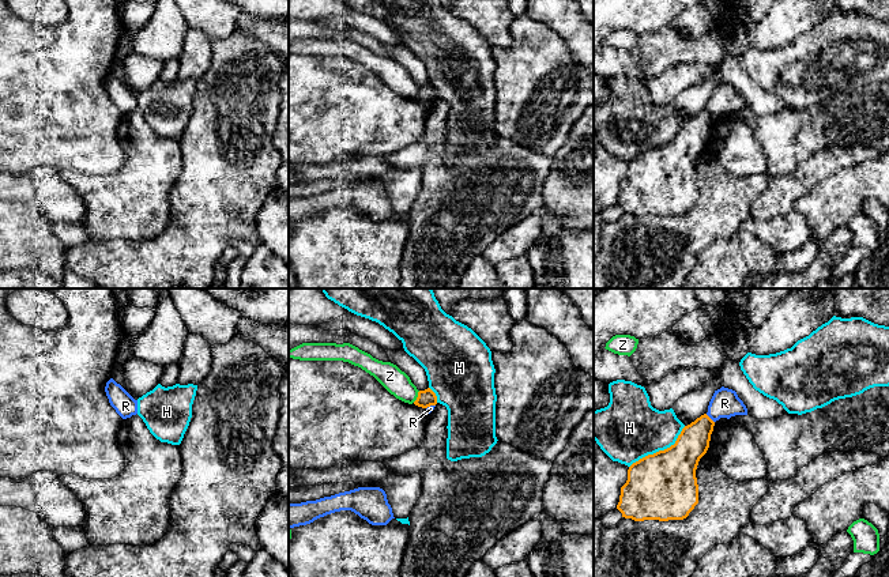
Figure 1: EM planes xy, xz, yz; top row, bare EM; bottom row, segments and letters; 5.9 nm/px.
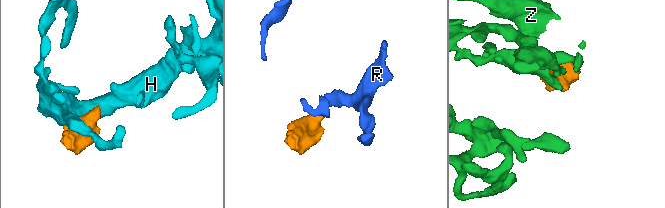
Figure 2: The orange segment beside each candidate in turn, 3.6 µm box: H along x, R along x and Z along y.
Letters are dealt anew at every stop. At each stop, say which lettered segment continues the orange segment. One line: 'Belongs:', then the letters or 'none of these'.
Belongs: none of these

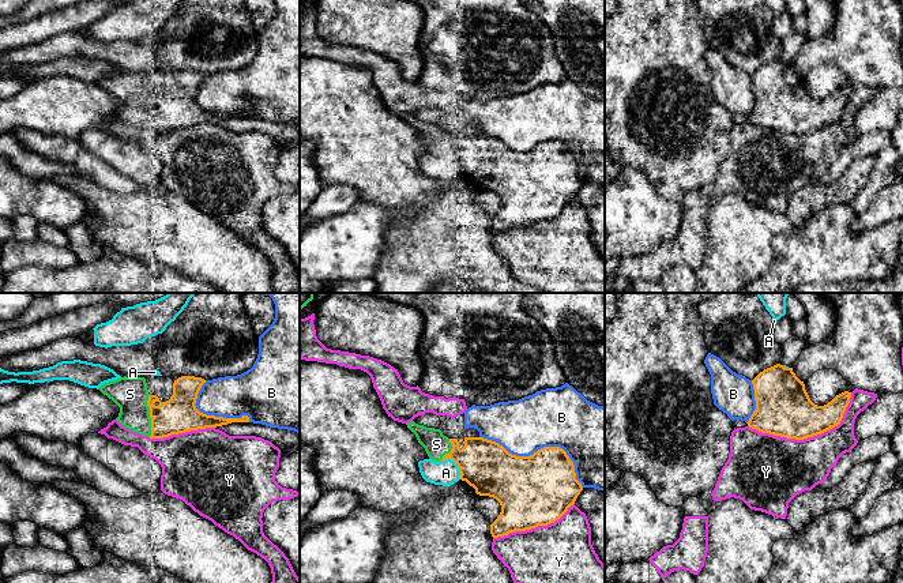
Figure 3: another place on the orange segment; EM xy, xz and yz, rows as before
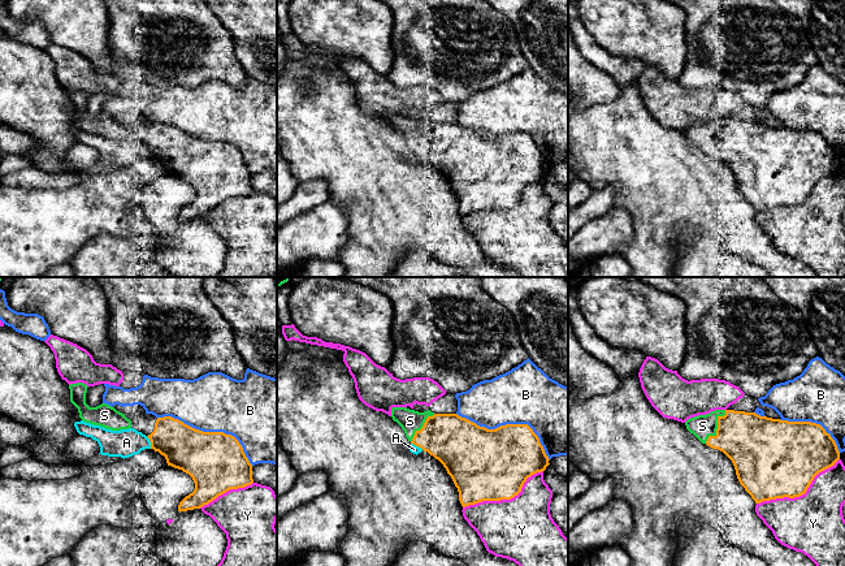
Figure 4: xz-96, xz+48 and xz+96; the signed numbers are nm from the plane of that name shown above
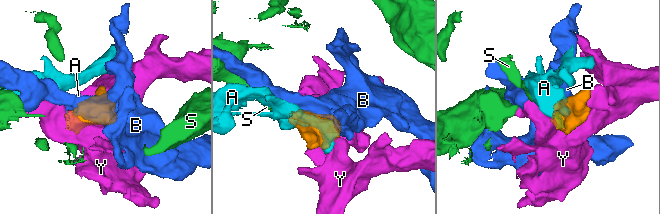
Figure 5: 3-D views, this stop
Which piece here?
Belongs: S

